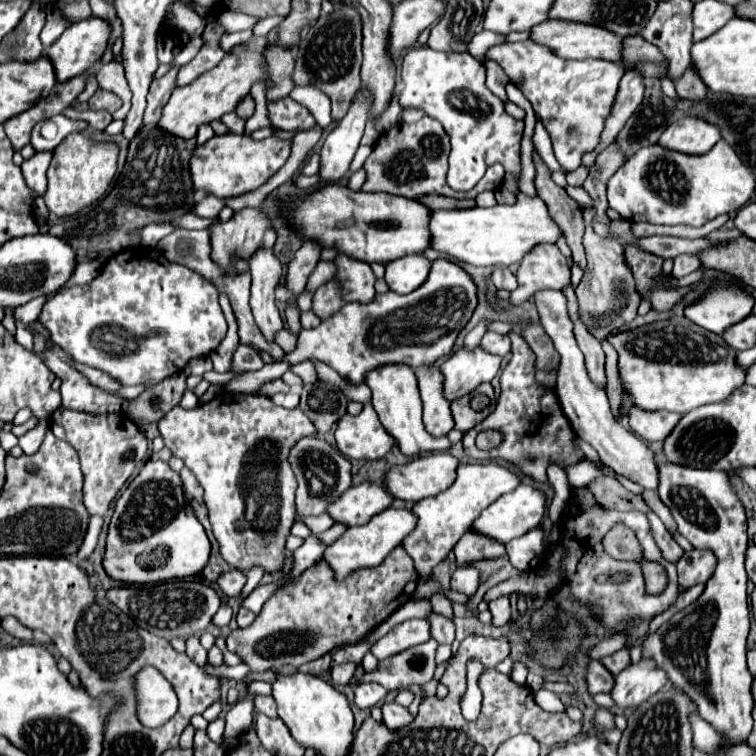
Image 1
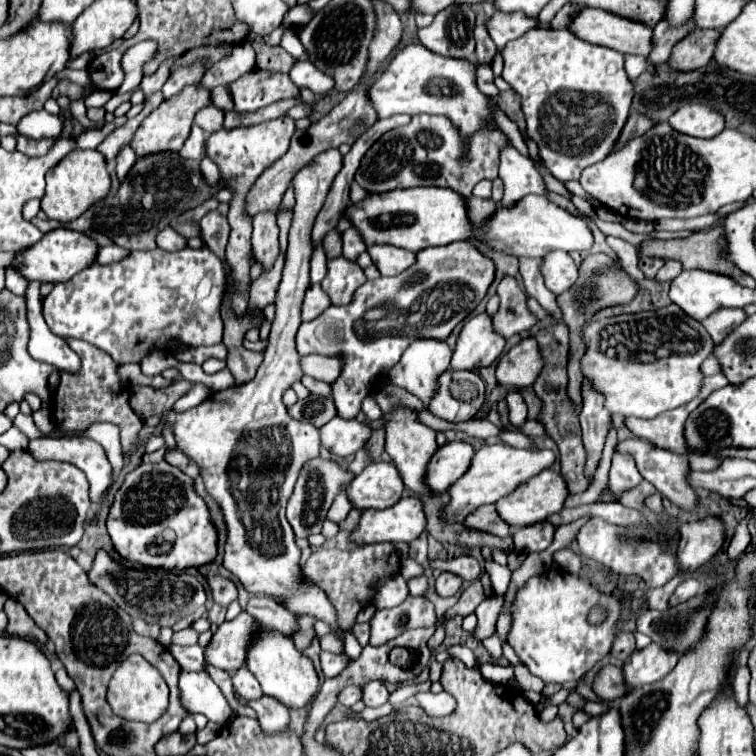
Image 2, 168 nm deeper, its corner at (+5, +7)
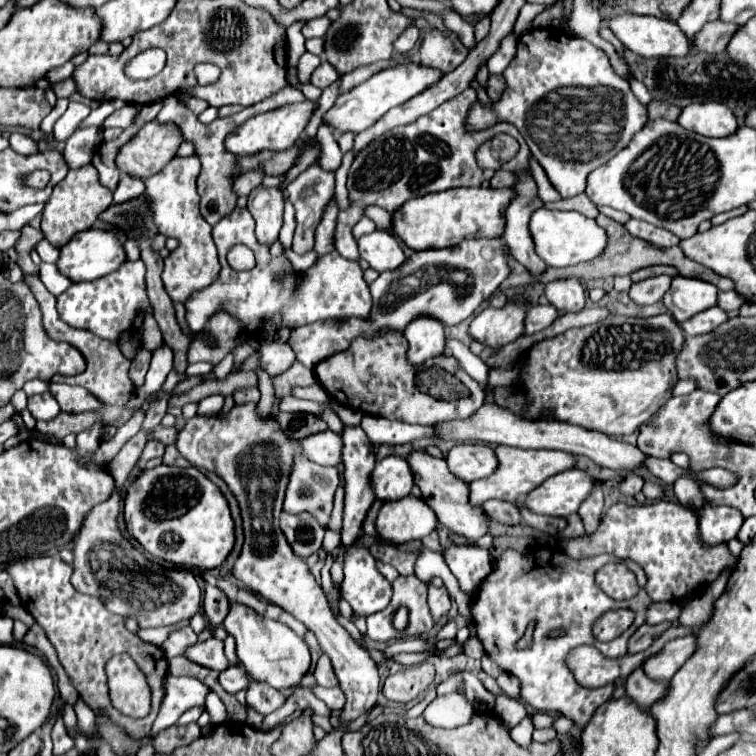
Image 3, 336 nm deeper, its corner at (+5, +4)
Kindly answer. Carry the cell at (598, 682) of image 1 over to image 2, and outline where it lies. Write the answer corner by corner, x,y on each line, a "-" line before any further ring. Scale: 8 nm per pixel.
606,664
598,670
596,678
594,678
594,684
592,684
592,690
596,692
598,698
602,700
608,700
608,702
618,702
618,698
628,690
628,686
624,684
624,678
622,678
622,670
618,666
612,666
612,664

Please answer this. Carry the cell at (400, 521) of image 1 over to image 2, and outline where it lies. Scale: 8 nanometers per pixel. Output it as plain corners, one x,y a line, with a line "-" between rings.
418,496
400,498
384,510
366,510
350,534
356,546
378,542
412,542
426,526
422,500

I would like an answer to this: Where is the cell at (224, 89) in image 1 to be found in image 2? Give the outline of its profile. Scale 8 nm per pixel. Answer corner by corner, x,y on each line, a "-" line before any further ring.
190,84
190,86
184,86
184,90
168,100
164,100
142,124
140,128
136,130
130,146
134,148
136,156
144,156
144,154
152,154
152,152
166,152
166,150
174,150
178,152
180,146
186,142
188,134
190,134
190,128
192,128
192,118
198,110
206,108
212,104
212,98
210,98
210,90
206,88
200,88
198,84

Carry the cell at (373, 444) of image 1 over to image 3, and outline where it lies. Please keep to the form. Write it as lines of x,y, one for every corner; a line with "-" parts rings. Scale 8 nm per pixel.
330,429
304,437
300,441
300,449
304,457
324,467
336,467
342,461
342,437

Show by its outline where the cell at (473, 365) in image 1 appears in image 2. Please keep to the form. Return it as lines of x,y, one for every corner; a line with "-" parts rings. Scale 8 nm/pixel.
478,314
470,318
460,330
454,356
450,362
452,370
478,370
490,366
504,350
506,340
492,332
490,316

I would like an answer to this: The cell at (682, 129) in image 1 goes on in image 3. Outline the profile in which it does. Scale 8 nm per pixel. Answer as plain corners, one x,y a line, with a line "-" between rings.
716,101
684,107
678,123
684,129
690,129
704,137
726,137
738,129
734,113
726,105

